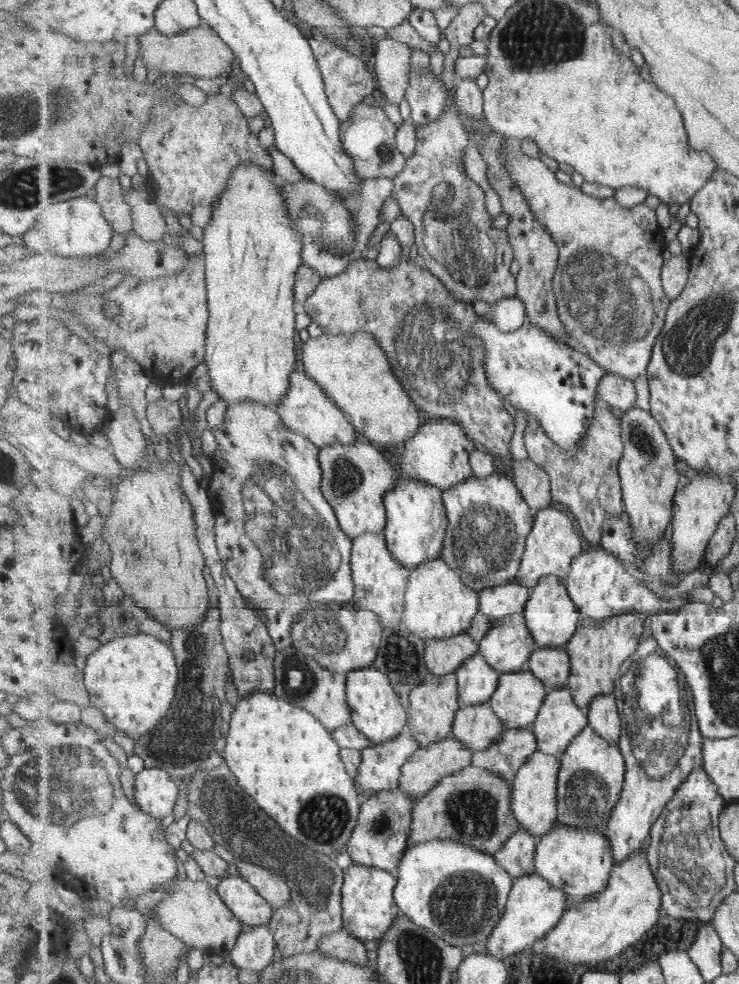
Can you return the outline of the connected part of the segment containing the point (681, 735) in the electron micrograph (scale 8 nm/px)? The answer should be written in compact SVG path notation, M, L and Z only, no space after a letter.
M654 636L639 643L636 654L622 667L622 676L615 683L615 702L621 718L621 738L618 746L625 758L625 782L619 799L609 820L605 823L604 834L611 842L614 864L629 859L642 846L649 843L650 833L656 821L662 817L667 804L670 804L681 784L687 781L693 770L704 767L704 736L694 714L694 700L687 680L683 680L675 659L667 654Z

